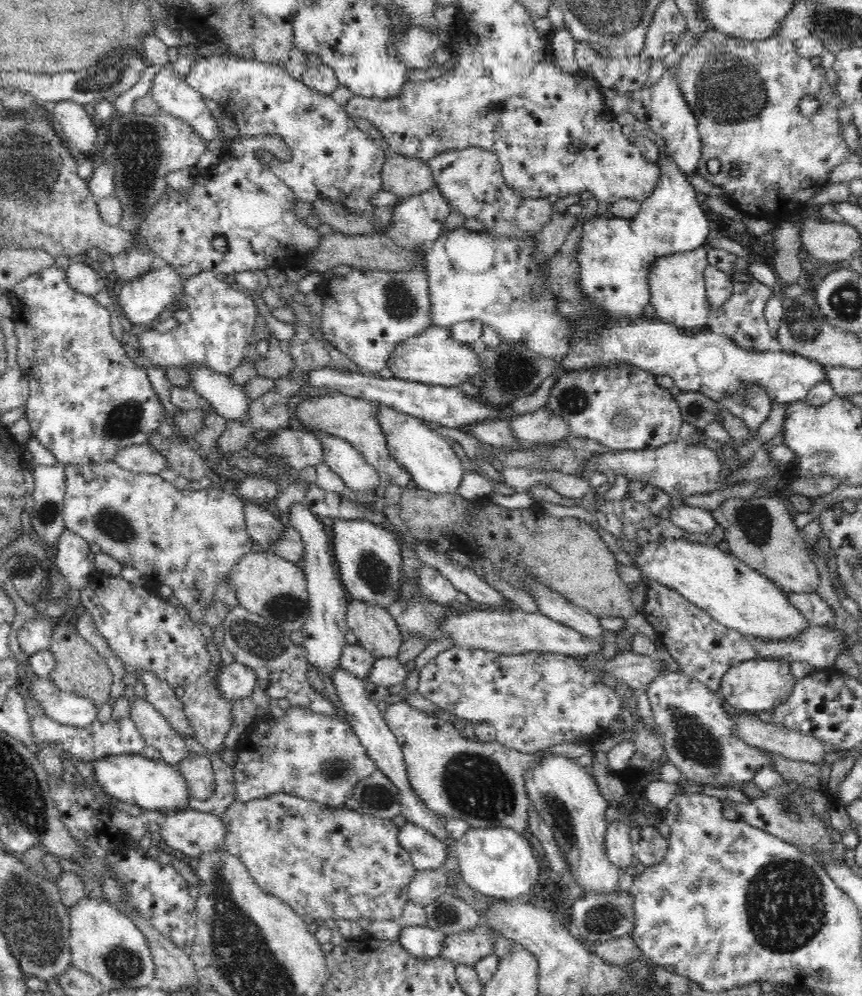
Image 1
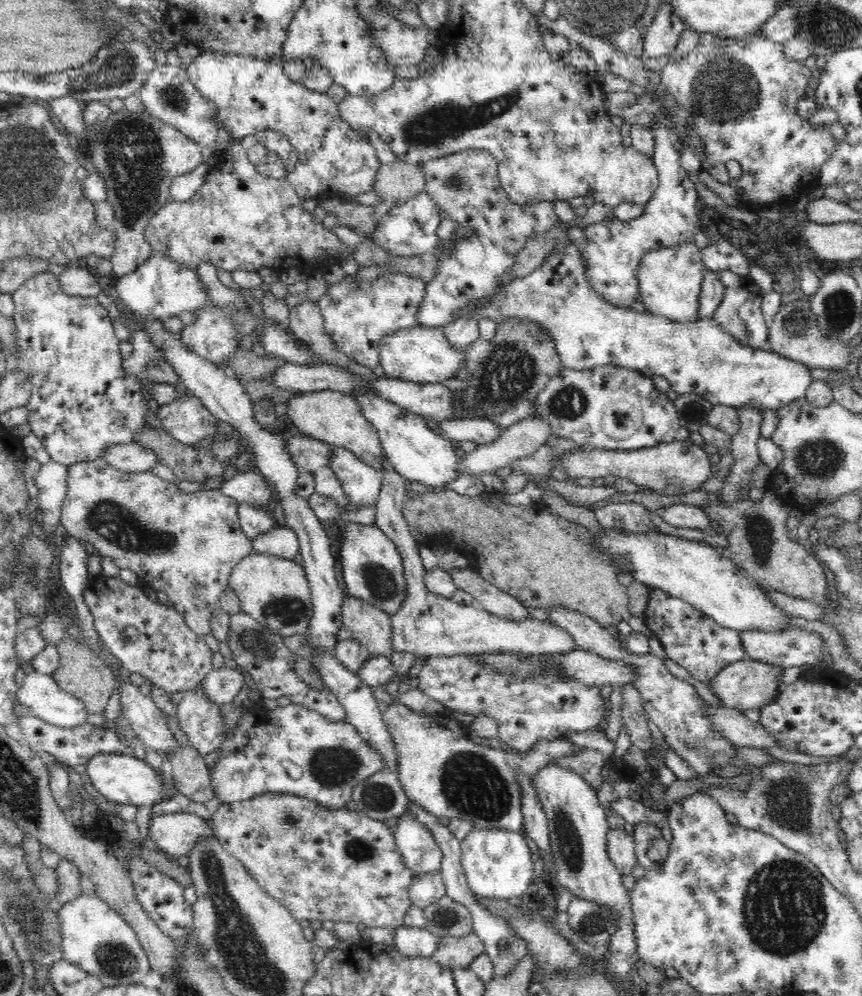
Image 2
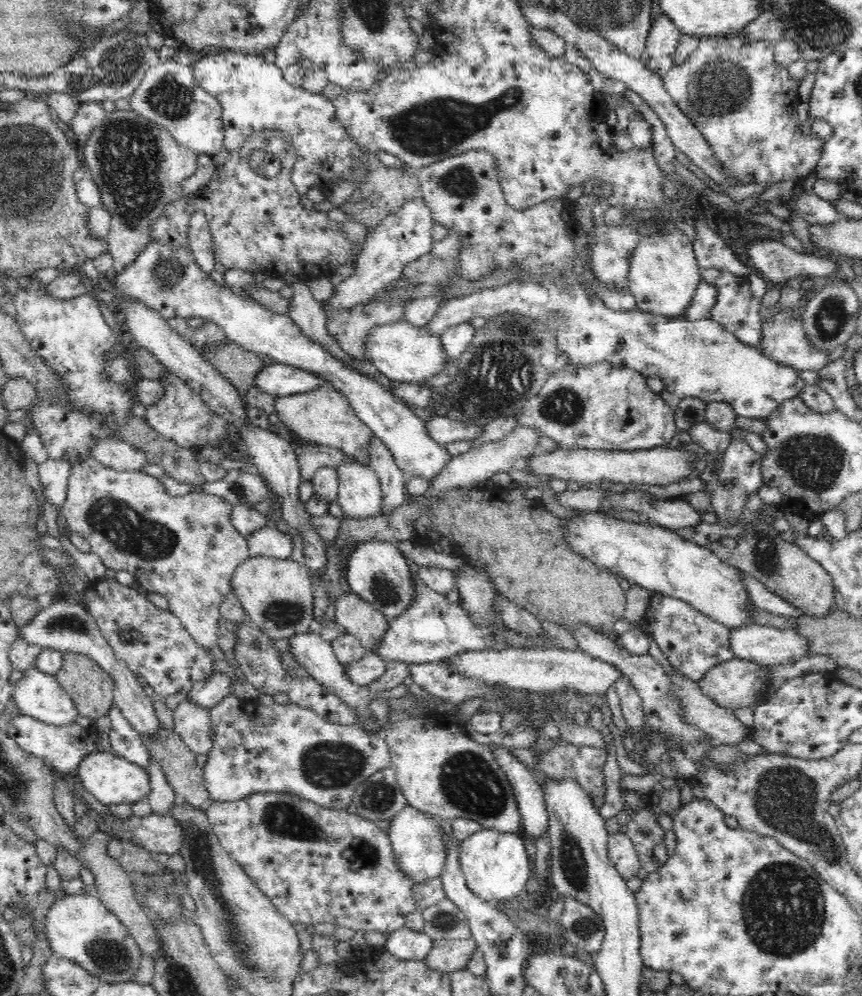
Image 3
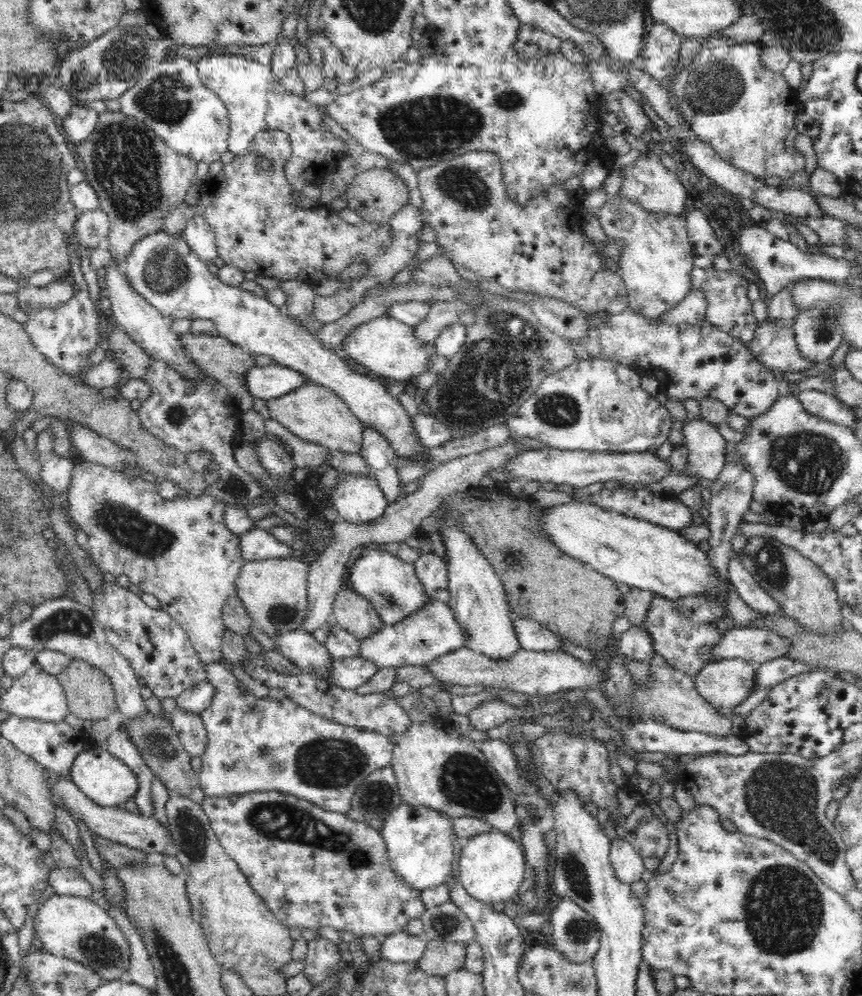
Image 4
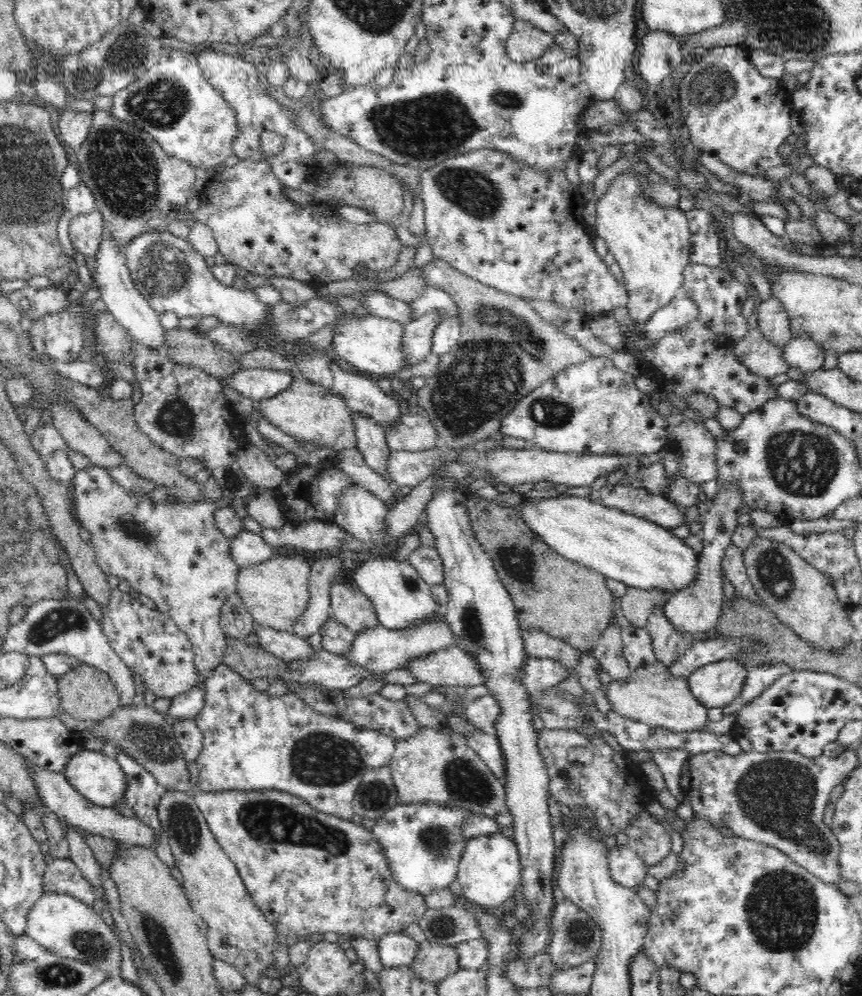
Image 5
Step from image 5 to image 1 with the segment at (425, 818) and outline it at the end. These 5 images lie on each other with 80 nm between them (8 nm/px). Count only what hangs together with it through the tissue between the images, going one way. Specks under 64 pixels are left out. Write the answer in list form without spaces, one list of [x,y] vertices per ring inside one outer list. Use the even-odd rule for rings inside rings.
[[[408,820],[399,828],[398,841],[411,856],[417,871],[442,868],[448,854],[448,847],[442,841]]]

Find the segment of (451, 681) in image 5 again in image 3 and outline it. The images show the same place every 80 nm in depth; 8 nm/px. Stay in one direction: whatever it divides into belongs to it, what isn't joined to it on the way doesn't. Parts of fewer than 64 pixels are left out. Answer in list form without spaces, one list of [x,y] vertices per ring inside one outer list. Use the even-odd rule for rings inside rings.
[[[512,648],[497,650],[482,650],[480,652],[468,651],[455,654],[446,658],[446,661],[453,666],[453,670],[457,670],[459,674],[463,674],[466,678],[489,682],[489,684],[499,684],[513,690],[521,690],[527,692],[553,692],[566,688],[574,688],[583,694],[596,695],[606,692],[609,686],[615,684],[619,676],[624,675],[623,672],[616,668],[613,664],[604,662],[599,658],[594,658],[583,651],[570,651],[554,648]]]

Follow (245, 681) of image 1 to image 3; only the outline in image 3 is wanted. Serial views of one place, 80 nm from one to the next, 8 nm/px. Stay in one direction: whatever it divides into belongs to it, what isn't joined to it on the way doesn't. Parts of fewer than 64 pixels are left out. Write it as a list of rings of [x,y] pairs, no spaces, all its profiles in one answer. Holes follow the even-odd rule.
[[[216,671],[208,678],[199,680],[187,692],[187,700],[206,709],[212,709],[216,704],[228,698],[233,693],[230,675]]]

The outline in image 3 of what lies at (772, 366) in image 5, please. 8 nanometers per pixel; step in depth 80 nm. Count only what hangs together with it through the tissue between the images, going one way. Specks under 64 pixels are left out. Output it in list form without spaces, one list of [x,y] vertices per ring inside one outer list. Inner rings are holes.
[[[800,309],[792,310],[792,312],[779,312],[773,316],[764,319],[762,327],[762,338],[757,347],[762,354],[765,354],[770,361],[788,365],[794,368],[794,371],[815,371],[818,373],[822,368],[826,368],[828,364],[828,352],[818,350],[812,346],[812,343],[806,338],[805,330],[802,326],[801,314],[804,311]]]

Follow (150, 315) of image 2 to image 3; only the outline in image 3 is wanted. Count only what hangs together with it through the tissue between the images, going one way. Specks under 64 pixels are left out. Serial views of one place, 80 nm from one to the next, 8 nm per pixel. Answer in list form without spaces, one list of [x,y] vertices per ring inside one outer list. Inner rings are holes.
[[[151,240],[122,274],[117,274],[115,285],[120,293],[132,301],[142,302],[142,305],[160,313],[163,319],[180,316],[185,319],[200,317],[211,320],[224,331],[227,340],[234,341],[242,348],[270,357],[273,363],[306,370],[323,378],[326,385],[334,387],[348,399],[358,418],[390,449],[396,464],[407,478],[421,476],[429,481],[452,458],[446,452],[445,445],[430,438],[425,422],[416,417],[412,409],[386,387],[345,366],[344,362],[316,340],[305,337],[287,314],[266,309],[258,301],[234,293],[232,287],[215,282],[208,273],[202,271],[188,247],[178,247],[172,243],[162,245],[158,240]]]

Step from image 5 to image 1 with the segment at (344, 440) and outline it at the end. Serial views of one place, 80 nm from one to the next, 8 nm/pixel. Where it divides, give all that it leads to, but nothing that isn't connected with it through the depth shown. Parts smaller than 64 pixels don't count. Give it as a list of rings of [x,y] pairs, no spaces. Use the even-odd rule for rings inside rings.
[[[333,391],[321,396],[309,396],[302,400],[297,405],[296,416],[308,430],[313,430],[316,434],[323,432],[330,436],[337,436],[358,450],[366,462],[376,469],[380,477],[380,486],[376,489],[376,494],[382,496],[391,484],[404,488],[414,486],[414,483],[407,469],[402,468],[390,454],[385,434],[377,419],[377,408],[378,403],[375,401],[367,401],[342,394],[340,391]]]

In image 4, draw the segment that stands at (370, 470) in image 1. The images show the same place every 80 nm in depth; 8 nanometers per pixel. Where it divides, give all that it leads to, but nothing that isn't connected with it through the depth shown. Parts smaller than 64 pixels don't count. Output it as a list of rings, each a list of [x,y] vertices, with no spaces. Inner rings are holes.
[[[344,474],[344,480],[336,486],[331,500],[339,518],[354,524],[378,520],[389,505],[374,476],[357,474]]]

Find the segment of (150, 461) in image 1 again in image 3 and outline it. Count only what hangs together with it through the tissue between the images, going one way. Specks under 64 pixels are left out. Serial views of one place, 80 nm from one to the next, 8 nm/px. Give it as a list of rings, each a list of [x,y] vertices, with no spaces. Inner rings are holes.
[[[106,437],[93,442],[89,456],[117,471],[140,471],[148,464],[146,453],[120,438]]]

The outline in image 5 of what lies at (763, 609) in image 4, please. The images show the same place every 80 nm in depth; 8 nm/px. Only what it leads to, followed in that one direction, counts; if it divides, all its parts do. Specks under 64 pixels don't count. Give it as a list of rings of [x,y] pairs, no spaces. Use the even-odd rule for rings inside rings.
[[[734,544],[727,546],[724,558],[722,558],[722,567],[724,567],[725,578],[735,587],[737,593],[766,609],[762,599],[758,597],[758,594],[754,591],[754,586],[752,586],[748,579],[742,549]]]

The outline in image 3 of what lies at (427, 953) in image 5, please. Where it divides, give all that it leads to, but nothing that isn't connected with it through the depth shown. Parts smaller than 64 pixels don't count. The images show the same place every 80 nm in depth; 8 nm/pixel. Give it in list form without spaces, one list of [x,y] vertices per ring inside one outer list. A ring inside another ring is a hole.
[[[474,938],[462,940],[435,939],[430,952],[425,956],[430,970],[438,972],[454,972],[466,969],[467,962],[477,949]]]

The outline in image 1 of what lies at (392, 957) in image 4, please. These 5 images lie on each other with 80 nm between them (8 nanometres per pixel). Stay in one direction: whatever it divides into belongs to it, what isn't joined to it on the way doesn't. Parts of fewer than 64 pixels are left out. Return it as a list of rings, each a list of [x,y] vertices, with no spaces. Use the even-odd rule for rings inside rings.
[[[427,925],[407,926],[401,930],[399,941],[406,952],[428,960],[437,960],[446,937],[443,932],[432,930]]]

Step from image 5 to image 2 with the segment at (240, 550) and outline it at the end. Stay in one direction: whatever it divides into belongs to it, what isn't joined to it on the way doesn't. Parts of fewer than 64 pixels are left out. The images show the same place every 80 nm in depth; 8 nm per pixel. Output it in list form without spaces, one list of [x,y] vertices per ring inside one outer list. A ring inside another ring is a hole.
[[[274,527],[252,541],[252,553],[267,554],[283,559],[292,559],[299,553],[299,538],[290,528]]]

